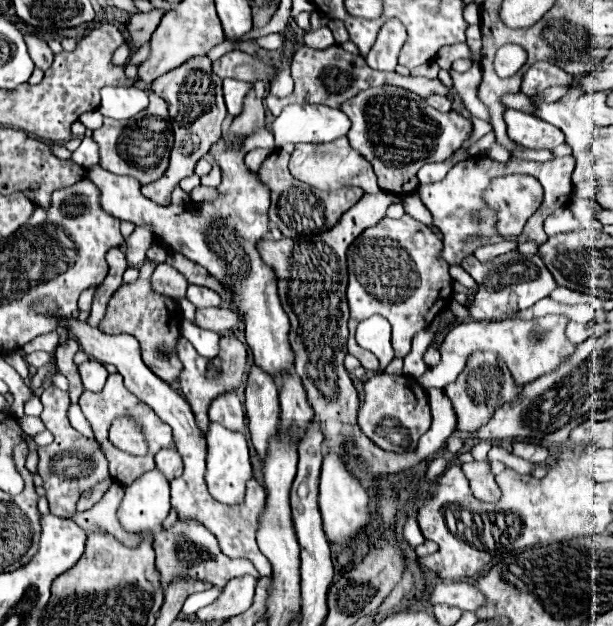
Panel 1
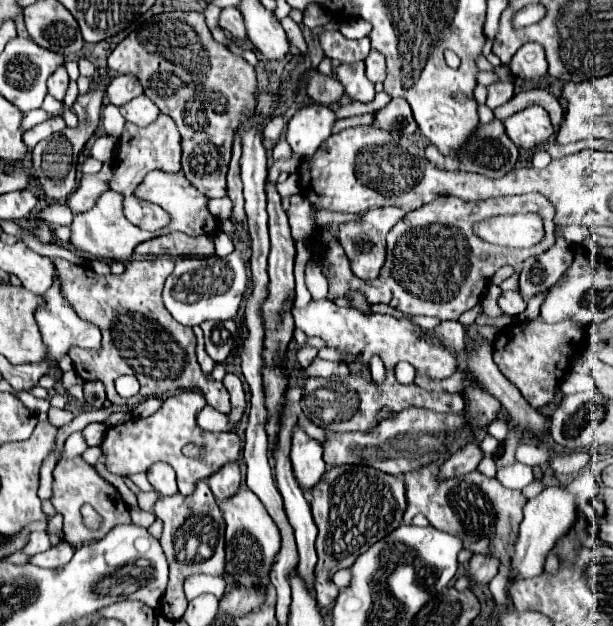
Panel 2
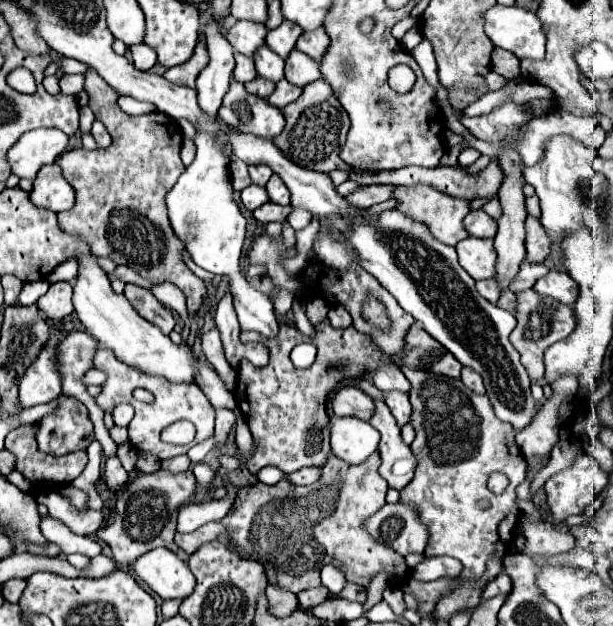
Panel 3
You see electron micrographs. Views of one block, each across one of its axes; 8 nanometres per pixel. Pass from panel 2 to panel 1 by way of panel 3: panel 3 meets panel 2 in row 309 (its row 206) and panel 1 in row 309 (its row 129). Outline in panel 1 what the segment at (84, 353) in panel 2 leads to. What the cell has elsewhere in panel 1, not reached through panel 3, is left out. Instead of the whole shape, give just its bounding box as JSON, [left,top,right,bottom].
[100,262,182,384]

